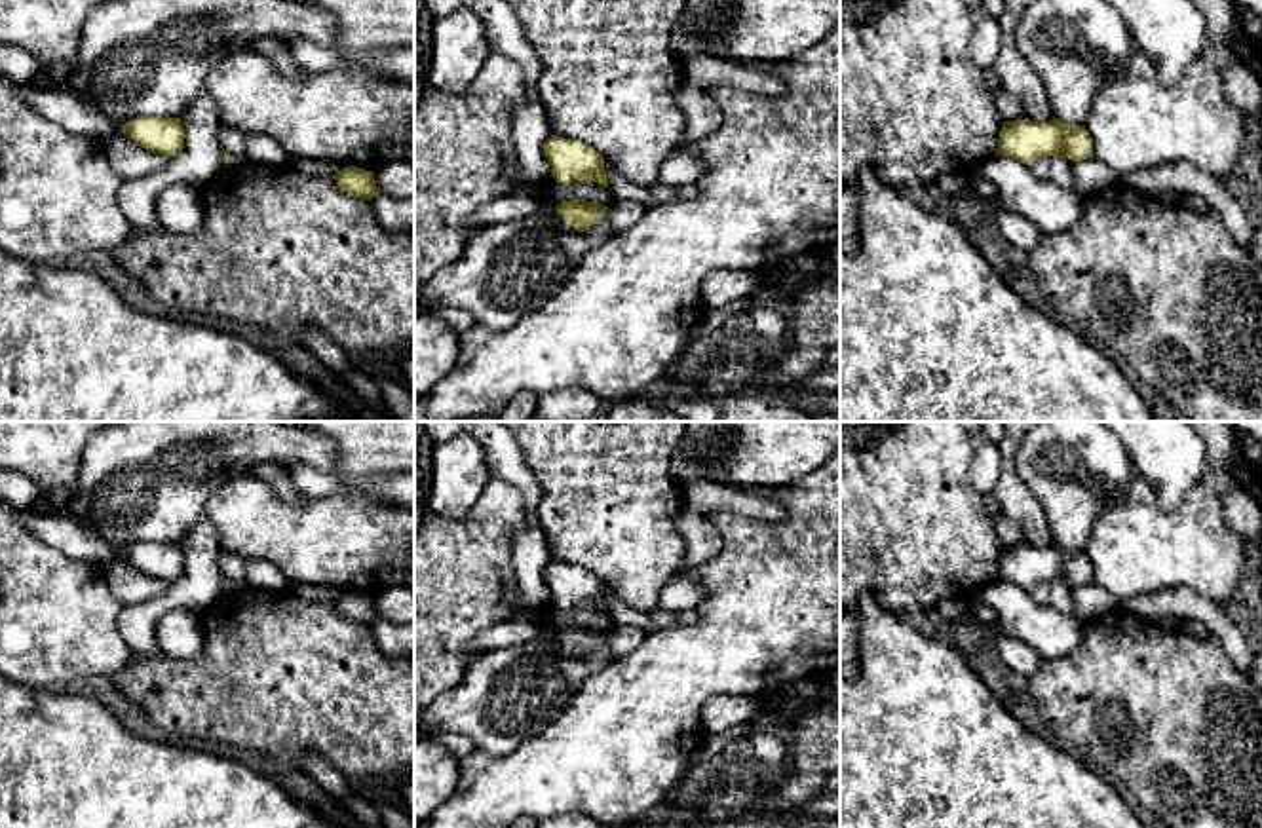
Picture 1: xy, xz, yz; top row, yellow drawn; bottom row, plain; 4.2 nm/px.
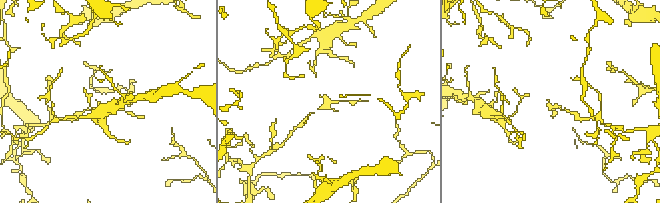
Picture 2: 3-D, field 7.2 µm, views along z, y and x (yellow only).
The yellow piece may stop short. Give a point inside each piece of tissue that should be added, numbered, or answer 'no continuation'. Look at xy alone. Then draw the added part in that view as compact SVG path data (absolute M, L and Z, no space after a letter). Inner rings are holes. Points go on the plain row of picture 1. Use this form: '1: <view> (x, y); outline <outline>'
no continuation

